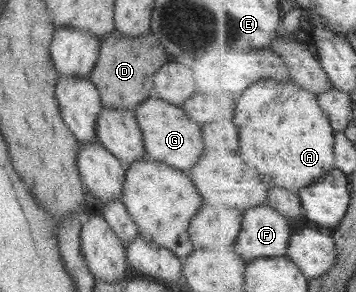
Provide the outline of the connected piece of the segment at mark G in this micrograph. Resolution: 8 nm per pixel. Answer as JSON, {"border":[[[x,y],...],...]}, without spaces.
{"border":[[[153,96],[139,103],[133,110],[133,115],[142,132],[146,157],[150,160],[156,160],[186,173],[206,150],[200,131],[201,124],[190,119],[180,106],[174,107],[167,101]]]}

